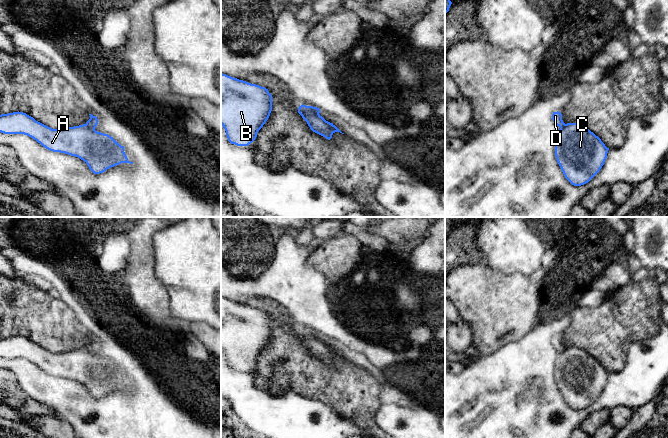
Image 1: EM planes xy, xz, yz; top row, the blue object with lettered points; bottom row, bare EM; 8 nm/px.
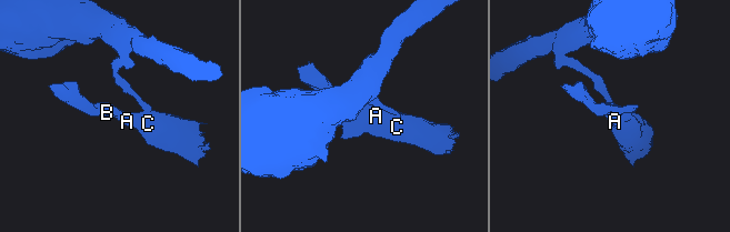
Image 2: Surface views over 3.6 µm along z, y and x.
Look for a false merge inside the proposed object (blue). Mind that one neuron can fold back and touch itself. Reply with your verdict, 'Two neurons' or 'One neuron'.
Two neurons

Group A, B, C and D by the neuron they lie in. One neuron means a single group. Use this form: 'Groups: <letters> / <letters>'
Groups: A B C / D

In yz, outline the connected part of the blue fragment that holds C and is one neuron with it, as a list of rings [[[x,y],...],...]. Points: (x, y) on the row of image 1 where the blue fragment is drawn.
[[[577,123],[560,127],[555,139],[556,160],[574,186],[588,183],[600,171],[608,150],[598,136]]]

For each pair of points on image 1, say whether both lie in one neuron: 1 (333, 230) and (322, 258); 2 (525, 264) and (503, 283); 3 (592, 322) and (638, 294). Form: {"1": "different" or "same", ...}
{"1": "different", "2": "different", "3": "same"}

